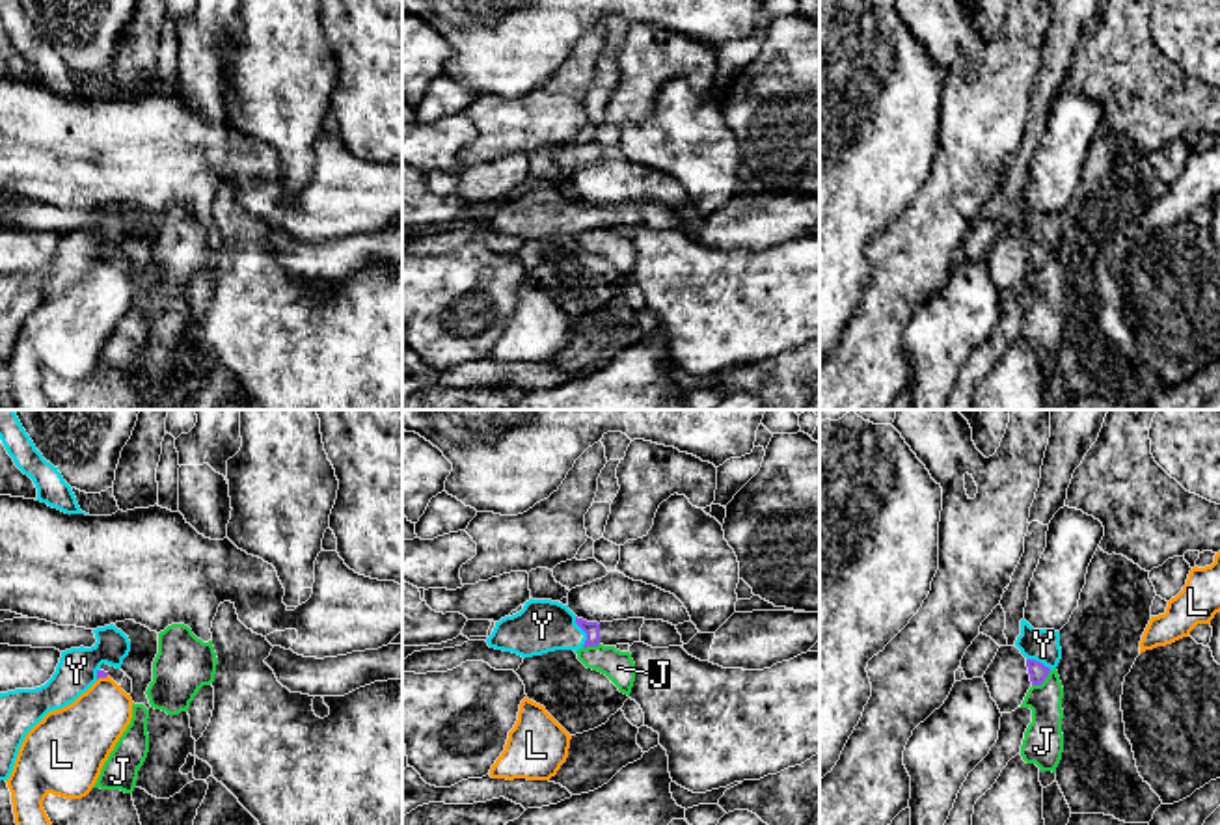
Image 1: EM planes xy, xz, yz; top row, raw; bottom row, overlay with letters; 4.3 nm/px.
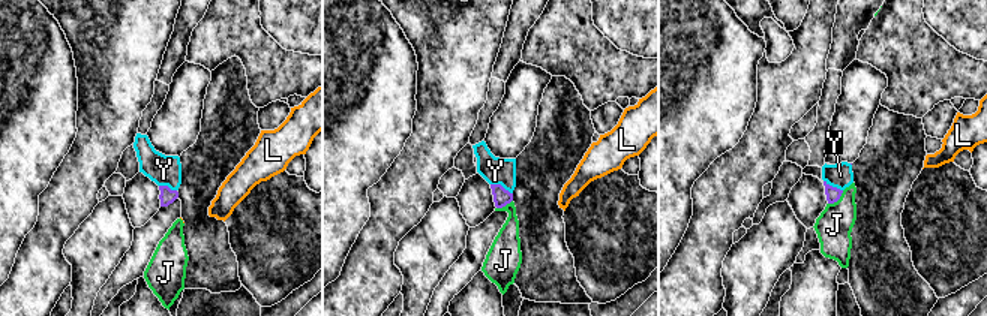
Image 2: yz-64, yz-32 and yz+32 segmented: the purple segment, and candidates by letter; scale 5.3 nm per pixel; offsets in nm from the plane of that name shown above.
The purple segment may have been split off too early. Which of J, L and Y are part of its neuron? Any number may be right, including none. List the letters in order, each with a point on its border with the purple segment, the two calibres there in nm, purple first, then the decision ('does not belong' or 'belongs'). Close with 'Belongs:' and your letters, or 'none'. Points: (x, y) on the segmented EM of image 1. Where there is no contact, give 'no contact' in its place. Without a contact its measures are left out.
J: yz (1042, 682) | 80/170 nm | does not belong
L: xy (101, 676) | 30/280 nm | does not belong
Y: xz (583, 630) | 60/220 nm | belongs
Belongs: Y

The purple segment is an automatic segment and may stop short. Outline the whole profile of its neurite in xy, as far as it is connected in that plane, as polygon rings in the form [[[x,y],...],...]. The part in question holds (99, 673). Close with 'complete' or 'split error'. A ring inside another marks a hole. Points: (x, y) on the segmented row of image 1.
[[[114,624],[93,633],[97,642],[91,648],[61,652],[56,672],[45,685],[0,693],[0,780],[9,778],[26,734],[48,711],[73,704],[99,678],[106,678],[102,663],[121,669],[130,652],[129,637]]]; split error

